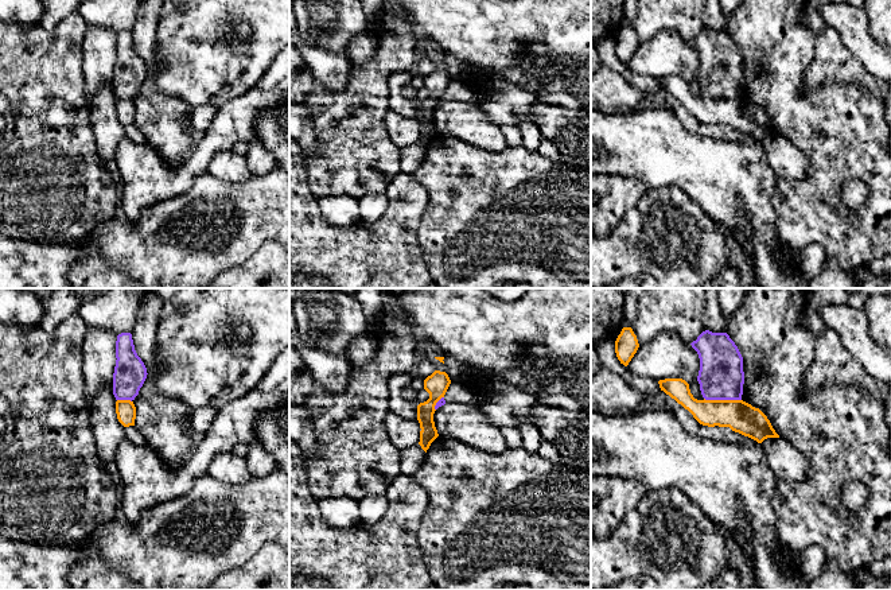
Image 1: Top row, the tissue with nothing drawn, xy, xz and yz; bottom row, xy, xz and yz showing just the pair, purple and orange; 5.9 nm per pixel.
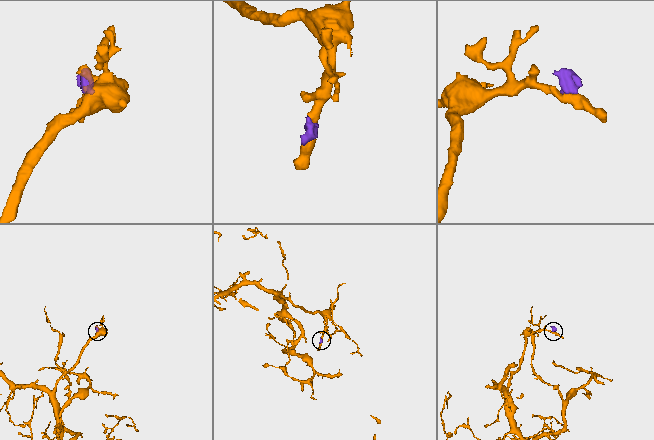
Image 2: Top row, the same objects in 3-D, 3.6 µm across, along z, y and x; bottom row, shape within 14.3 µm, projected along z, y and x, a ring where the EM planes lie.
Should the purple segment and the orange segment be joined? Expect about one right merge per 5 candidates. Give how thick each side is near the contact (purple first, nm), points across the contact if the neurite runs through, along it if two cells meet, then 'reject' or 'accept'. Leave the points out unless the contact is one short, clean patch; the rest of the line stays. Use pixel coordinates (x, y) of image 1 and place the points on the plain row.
260 nm thick on the purple side, 190 nm on the other; border along yz (704, 96), (740, 99); reject

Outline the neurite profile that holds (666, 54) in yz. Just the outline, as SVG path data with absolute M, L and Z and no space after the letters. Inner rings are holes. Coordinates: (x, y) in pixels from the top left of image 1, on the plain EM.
M661 30L637 51L627 63L638 75L665 78L682 77L688 82L697 79L700 57L697 50L676 30Z

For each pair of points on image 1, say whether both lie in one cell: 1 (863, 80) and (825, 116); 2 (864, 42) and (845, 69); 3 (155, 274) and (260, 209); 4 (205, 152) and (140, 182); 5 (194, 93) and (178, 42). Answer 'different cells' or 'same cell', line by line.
1: different cells
2: different cells
3: same cell
4: same cell
5: same cell

